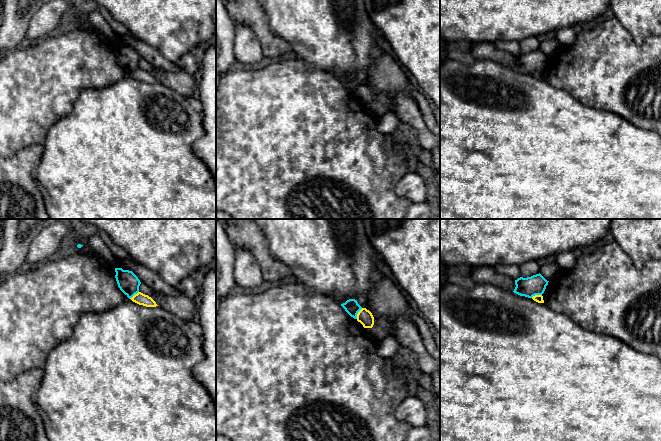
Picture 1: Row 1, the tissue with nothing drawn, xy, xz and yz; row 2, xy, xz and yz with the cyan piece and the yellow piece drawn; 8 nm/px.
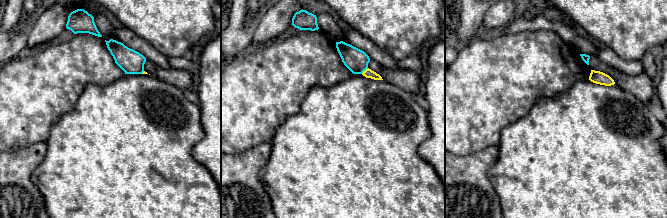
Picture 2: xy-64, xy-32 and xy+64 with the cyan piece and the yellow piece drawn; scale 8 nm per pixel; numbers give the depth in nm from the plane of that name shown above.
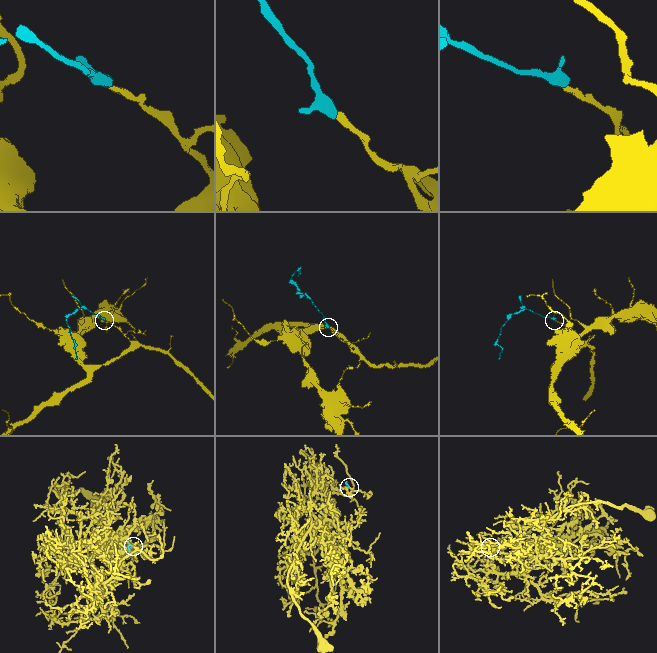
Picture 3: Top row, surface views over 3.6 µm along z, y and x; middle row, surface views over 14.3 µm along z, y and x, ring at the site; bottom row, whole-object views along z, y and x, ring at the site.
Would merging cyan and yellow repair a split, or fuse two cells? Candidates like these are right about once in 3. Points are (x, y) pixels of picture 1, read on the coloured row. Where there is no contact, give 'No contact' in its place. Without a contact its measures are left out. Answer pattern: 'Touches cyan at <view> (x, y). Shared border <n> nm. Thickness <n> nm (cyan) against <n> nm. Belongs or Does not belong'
Touches cyan at xz (357, 313). Shared border 100 nm. Thickness 120 nm (cyan) against 120 nm. Does not belong

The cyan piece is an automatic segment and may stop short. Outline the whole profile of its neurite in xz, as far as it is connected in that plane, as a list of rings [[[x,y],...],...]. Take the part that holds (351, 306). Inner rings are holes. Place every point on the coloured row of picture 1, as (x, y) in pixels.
[[[349,299],[345,303],[341,304],[345,311],[354,319],[357,319],[358,312],[362,307],[358,304],[357,300]]]

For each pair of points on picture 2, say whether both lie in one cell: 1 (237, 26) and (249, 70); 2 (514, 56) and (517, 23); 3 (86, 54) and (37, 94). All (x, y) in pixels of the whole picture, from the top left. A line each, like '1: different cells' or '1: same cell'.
1: different cells
2: different cells
3: same cell

